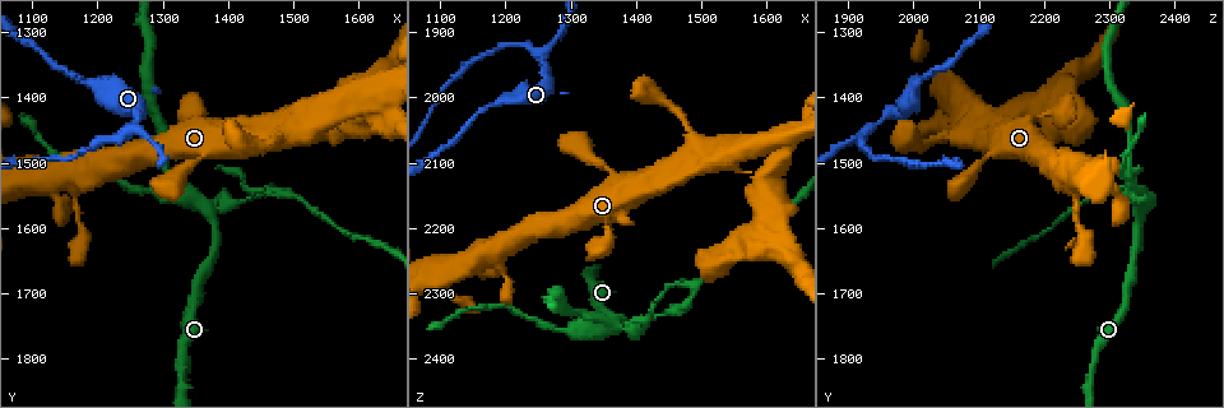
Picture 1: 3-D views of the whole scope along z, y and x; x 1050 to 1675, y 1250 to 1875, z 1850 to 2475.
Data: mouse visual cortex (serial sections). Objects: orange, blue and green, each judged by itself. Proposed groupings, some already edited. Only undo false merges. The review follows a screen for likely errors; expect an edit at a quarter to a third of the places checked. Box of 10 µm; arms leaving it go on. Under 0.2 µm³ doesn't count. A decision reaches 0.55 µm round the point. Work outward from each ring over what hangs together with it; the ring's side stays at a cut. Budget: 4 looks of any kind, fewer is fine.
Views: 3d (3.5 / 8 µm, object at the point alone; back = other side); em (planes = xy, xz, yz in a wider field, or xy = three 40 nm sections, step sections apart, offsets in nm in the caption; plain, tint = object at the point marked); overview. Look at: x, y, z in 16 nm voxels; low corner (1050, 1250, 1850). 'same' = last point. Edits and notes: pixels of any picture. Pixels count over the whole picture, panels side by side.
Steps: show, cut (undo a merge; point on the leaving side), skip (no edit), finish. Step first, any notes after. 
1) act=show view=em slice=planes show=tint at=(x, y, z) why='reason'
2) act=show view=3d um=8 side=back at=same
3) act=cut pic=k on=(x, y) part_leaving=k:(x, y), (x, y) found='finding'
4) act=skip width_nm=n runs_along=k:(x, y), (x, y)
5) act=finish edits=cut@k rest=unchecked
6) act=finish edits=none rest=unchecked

act=show view=3d um=8 at=(1380, 1585, 2350) why='branch point'

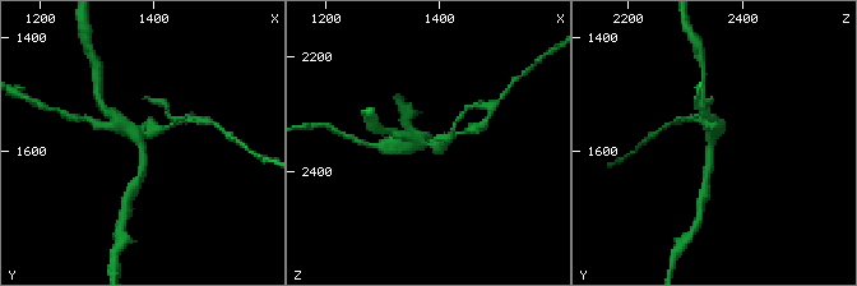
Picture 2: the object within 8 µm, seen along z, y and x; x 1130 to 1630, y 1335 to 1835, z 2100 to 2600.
act=show view=em slice=xy step=2 show=tint at=same arms=3 arm_widths_nm=200,250,300 why='now the EM'

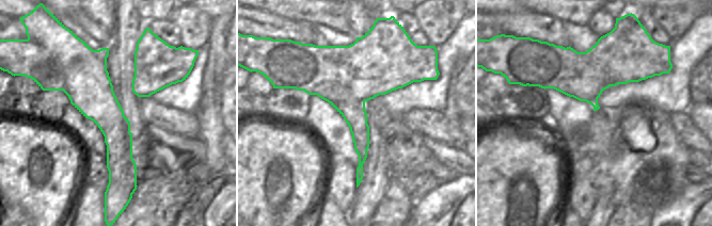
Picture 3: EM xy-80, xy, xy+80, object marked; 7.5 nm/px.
act=cut pic=2 on=(718, 123) found='two cells meet here'

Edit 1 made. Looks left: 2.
act=show view=3d um=3.5 at=(1250, 1445, 1940) why='a fork'

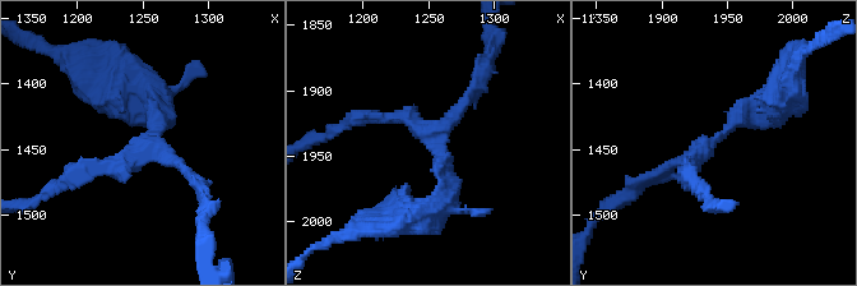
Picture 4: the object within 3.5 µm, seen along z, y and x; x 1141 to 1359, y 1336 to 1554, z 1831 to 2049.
act=show view=em slice=xy step=5 show=tint at=(1250, 1446, 1936)

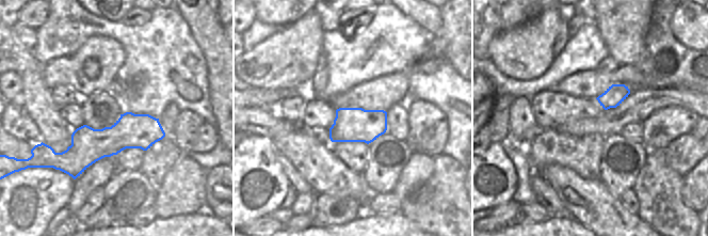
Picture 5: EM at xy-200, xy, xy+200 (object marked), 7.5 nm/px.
act=skip runs_along=5:(161, 132), (125, 132), (63, 159) found='continuous, no second cell'

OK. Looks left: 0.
act=finish edits=cut@2 rest=unchecked

